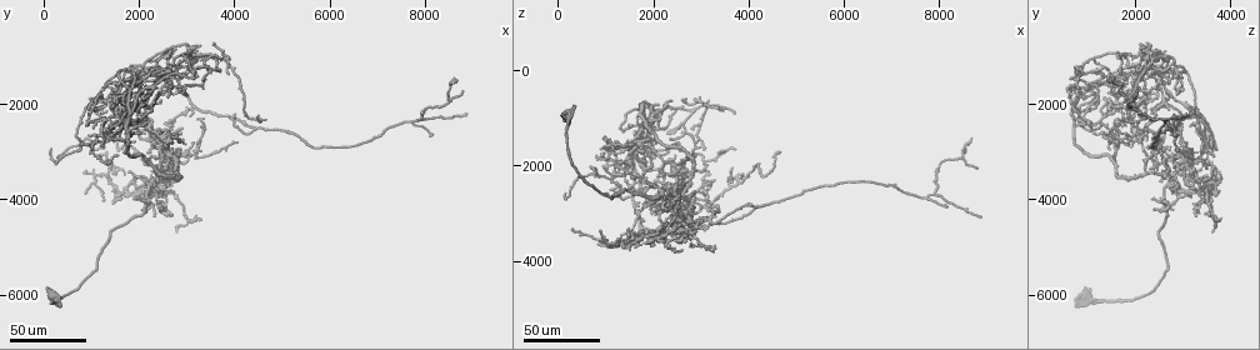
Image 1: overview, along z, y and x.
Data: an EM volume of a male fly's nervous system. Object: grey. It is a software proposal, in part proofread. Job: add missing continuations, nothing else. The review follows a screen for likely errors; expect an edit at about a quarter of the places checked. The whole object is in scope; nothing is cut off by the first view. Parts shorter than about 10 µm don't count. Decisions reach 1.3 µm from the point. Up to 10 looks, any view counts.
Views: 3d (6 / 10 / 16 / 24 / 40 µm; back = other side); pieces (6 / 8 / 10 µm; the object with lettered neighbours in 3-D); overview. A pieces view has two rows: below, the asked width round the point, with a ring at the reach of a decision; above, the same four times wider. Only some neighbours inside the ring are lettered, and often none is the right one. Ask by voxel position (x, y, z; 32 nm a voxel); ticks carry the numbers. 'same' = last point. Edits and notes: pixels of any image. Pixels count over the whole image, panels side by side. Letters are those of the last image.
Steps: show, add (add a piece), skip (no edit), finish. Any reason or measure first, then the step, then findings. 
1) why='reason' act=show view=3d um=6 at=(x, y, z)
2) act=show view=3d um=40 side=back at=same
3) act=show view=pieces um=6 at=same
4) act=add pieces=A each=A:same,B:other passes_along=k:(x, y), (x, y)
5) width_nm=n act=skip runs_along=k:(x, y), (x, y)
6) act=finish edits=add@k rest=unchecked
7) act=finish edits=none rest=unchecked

why='end of a long branch' act=show view=3d um=24 at=(1550, 2750, 2200)

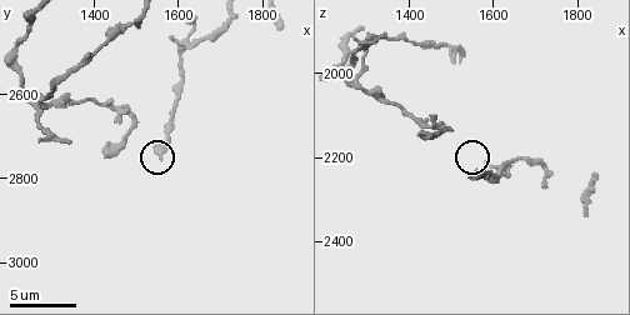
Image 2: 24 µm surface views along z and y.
act=show view=pieces um=8 at=(1565, 2745, 2235)

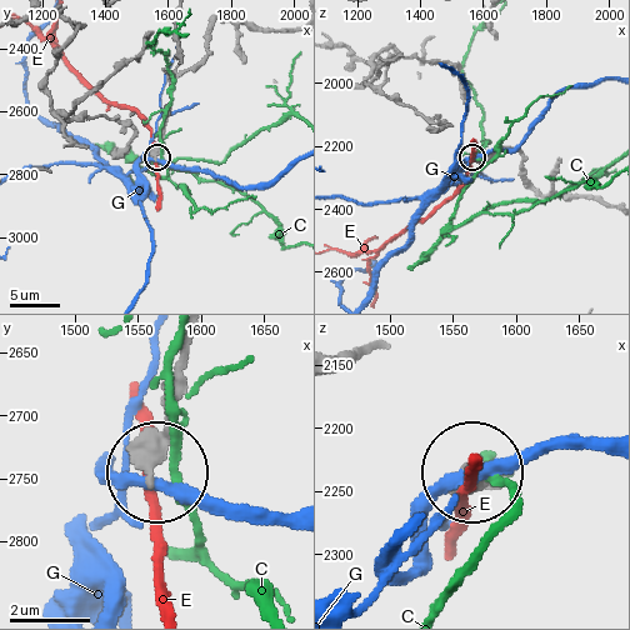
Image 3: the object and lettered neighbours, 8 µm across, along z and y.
act=skip each=C:other,E:other,G:other runs_along=3:(215, 20), (204, 58), (169, 83), (171, 108), (156, 158) found='no lettered piece goes on from it'

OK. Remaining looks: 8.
why='thin end' act=show view=3d um=24 at=(2750, 2700, 1300)

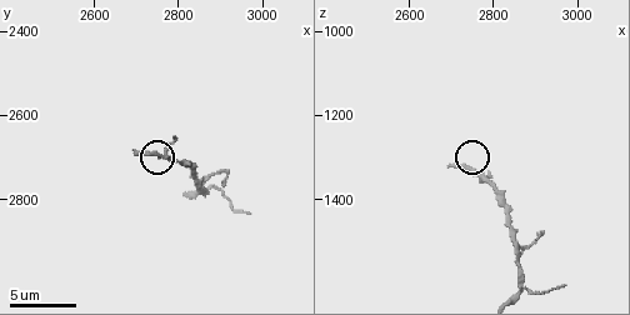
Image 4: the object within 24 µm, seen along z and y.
act=show view=pieces um=8 at=(2700, 2685, 1320)

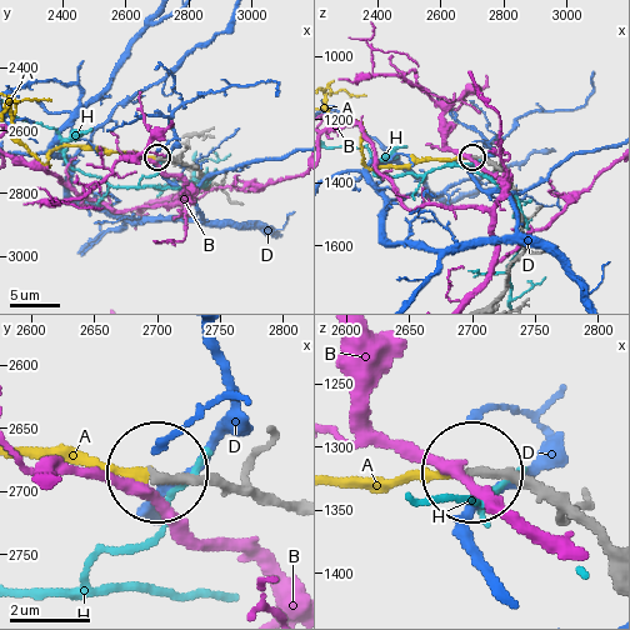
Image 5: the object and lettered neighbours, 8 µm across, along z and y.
act=add pieces=A each=A:same,B:other,D:other,H:other found='it goes on there'

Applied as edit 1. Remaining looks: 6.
why='an open end' act=show view=3d um=24 at=(2650, 2500, 3150)

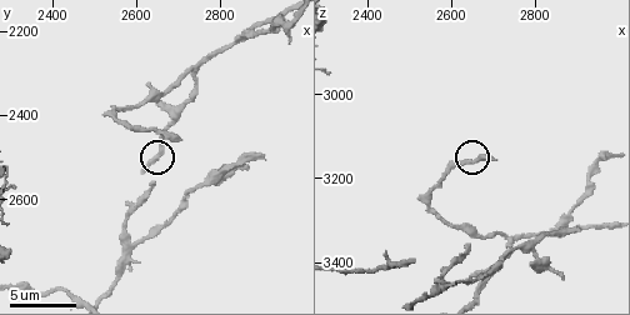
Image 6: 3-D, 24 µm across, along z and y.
act=show view=pieces um=10 at=(2700, 2460, 3150)

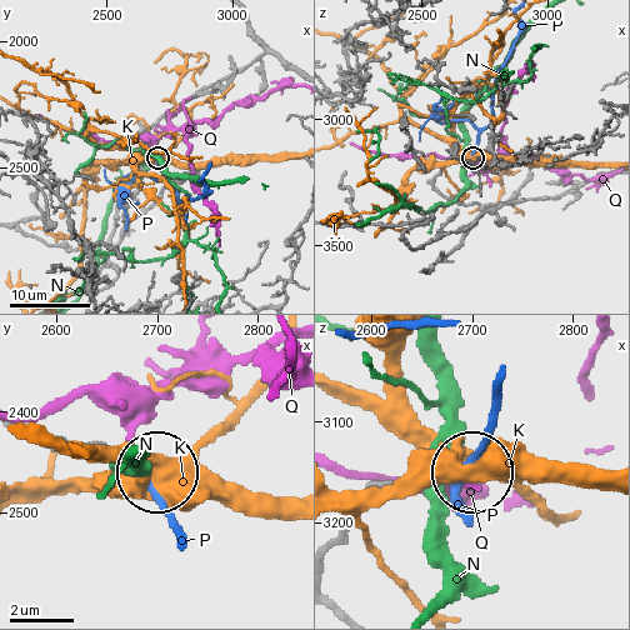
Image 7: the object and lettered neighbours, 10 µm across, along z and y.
act=skip each=K:other,N:other,P:other,Q:other found='none of them fits'

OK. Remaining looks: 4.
why='free end' act=show view=3d um=24 at=(1450, 2050, 2200)

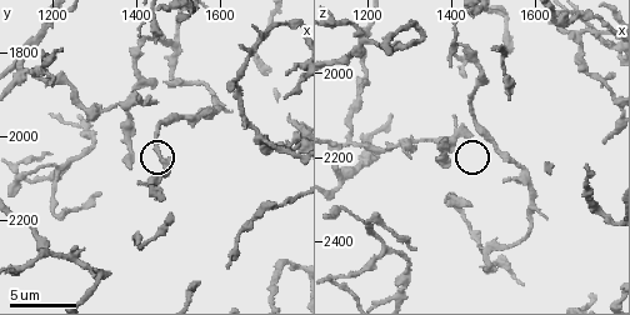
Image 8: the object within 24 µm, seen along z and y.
act=show view=pieces um=6 at=(1385, 2070, 2165)

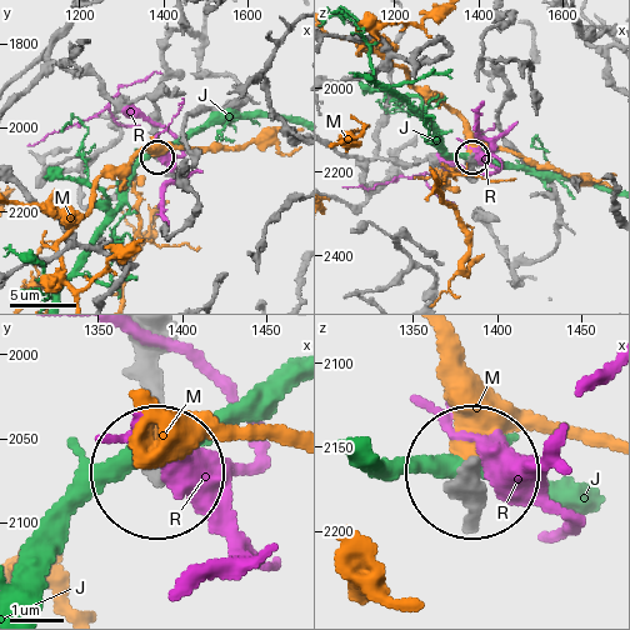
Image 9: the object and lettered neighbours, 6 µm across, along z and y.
act=skip each=J:other,M:other,R:other found='none of them fits'

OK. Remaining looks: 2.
act=finish edits=add@5 rest=unchecked

